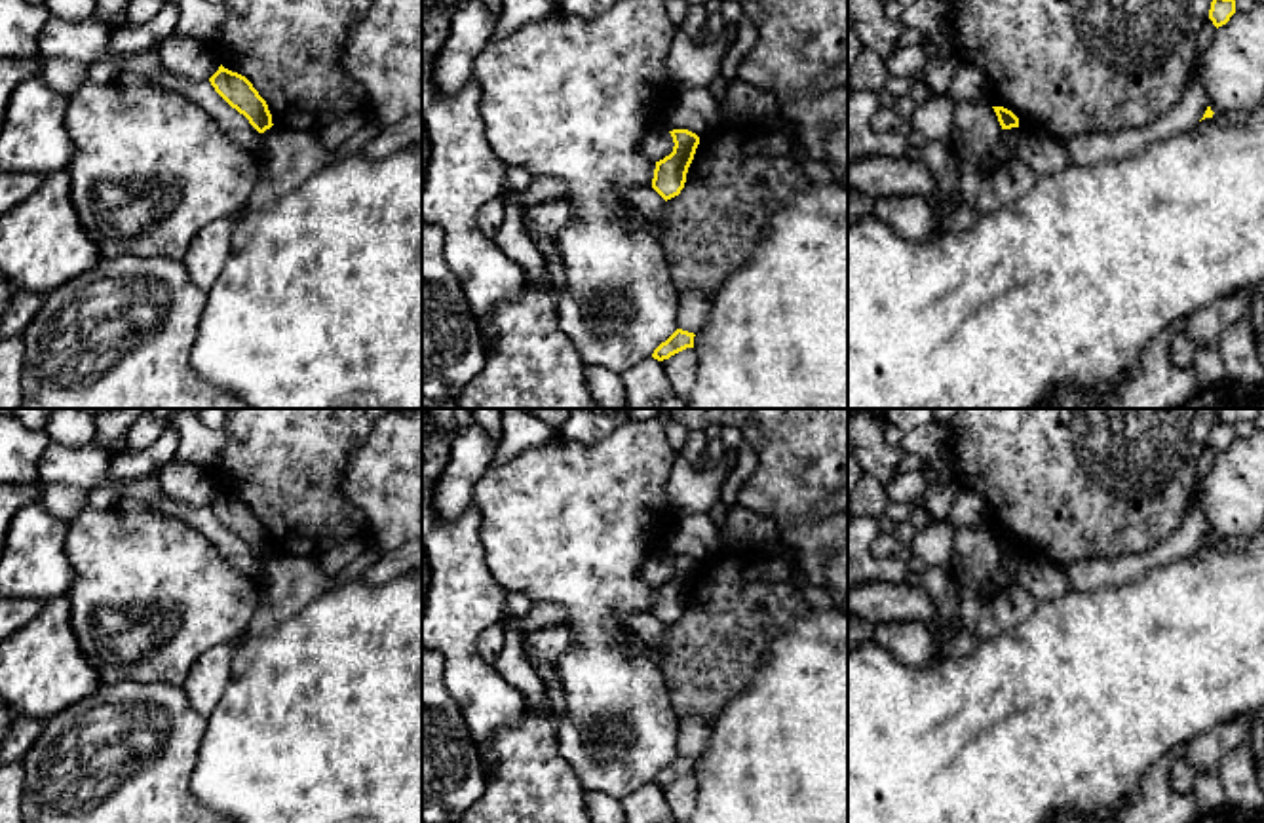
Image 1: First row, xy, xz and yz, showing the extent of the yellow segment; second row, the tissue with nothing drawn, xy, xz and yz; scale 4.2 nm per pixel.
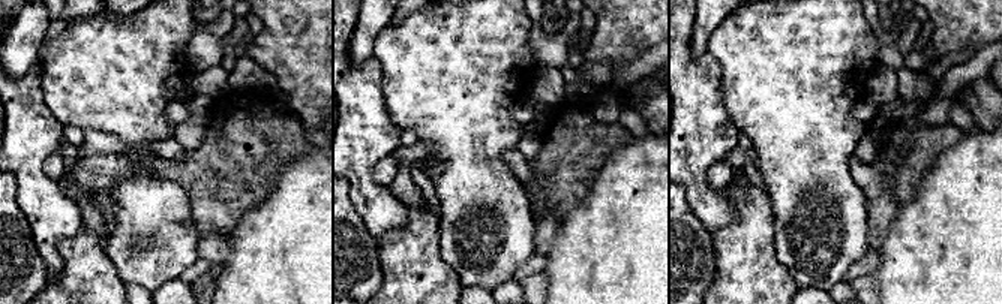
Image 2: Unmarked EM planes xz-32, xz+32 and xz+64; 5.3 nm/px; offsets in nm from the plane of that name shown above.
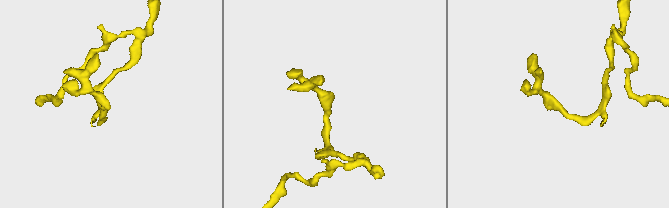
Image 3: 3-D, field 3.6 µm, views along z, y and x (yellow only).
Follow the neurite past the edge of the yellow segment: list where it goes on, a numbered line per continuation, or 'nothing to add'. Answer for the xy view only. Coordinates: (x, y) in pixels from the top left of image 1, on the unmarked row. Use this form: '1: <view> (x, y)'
nothing to add

